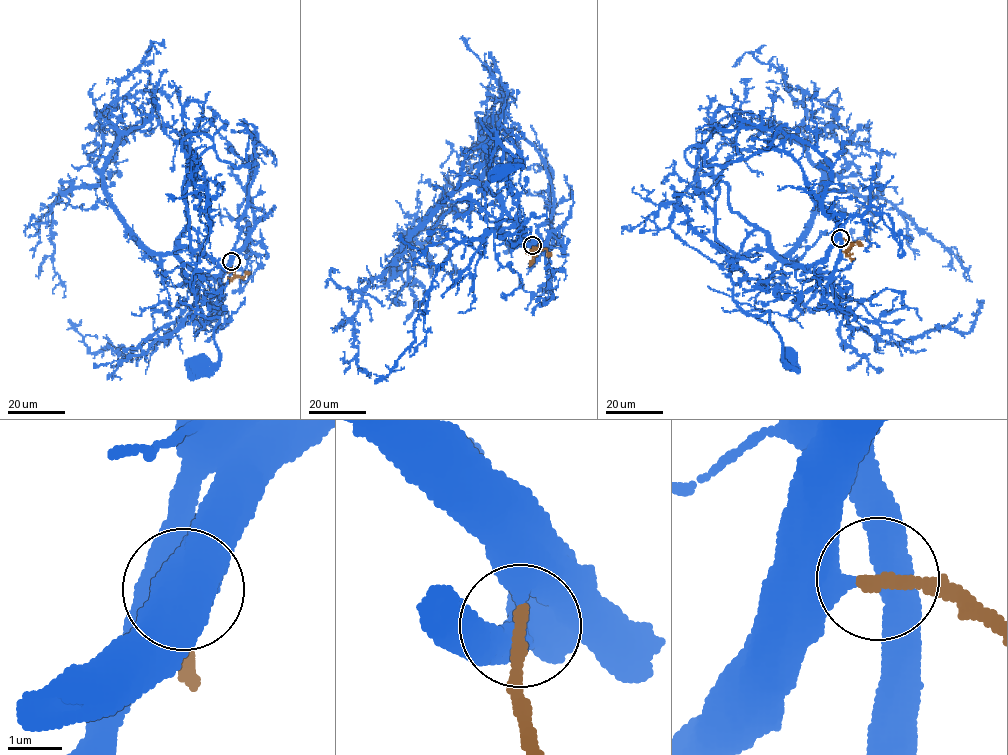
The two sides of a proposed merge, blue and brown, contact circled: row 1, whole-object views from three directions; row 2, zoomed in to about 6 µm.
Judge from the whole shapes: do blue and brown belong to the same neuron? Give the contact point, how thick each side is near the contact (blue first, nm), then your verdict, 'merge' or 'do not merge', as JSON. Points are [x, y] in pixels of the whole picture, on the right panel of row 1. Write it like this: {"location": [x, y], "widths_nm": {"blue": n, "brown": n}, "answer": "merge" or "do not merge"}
{"location": [840, 238], "widths_nm": {"blue": 500, "brown": 280}, "answer": "merge"}

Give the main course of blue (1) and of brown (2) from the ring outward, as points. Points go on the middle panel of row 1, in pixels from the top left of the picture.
1: (532, 245), (476, 181), (495, 160), (494, 130), (521, 161), (516, 161), (521, 167), (497, 172)
2: (532, 245), (535, 255), (537, 249), (545, 248), (551, 254)

